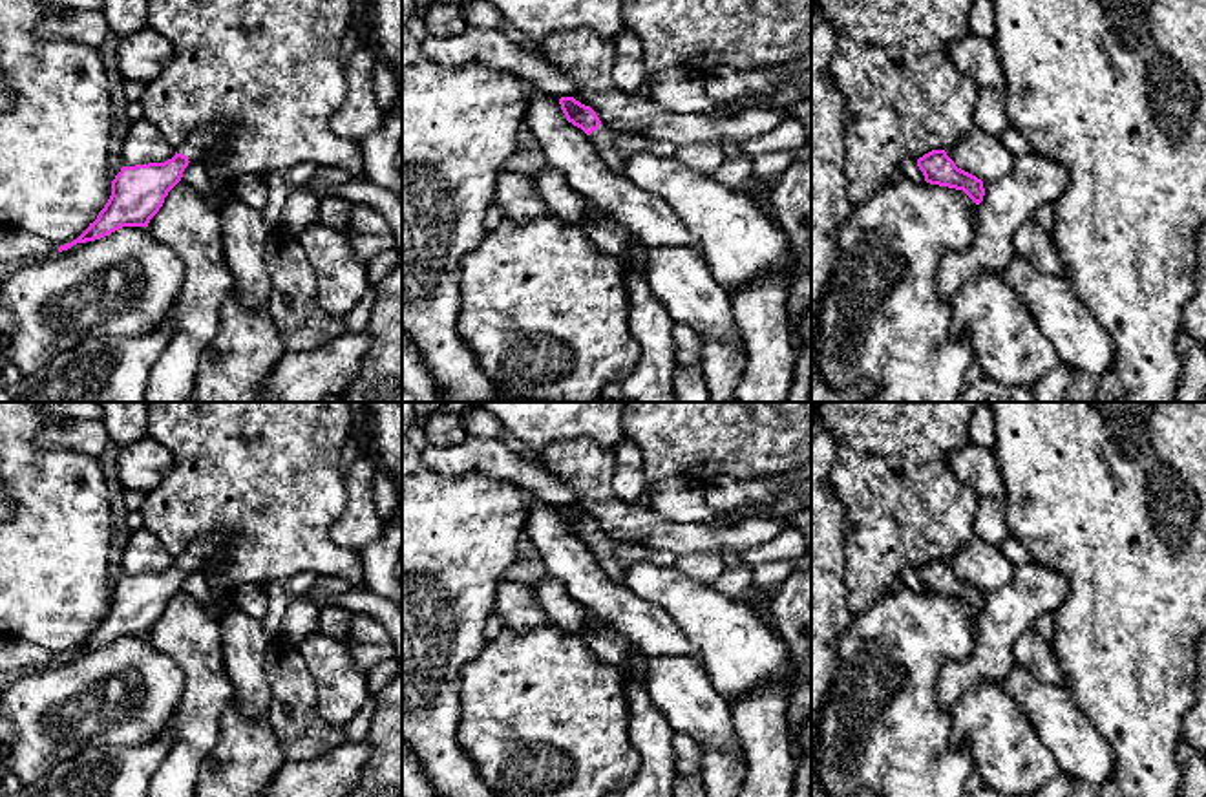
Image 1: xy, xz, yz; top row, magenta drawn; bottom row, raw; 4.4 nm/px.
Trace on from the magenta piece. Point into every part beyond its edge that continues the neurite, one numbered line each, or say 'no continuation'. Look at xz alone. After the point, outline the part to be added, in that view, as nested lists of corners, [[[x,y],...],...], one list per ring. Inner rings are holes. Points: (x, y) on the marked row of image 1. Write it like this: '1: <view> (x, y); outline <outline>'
1: xz (620, 147); outline [[[599,124],[588,139],[599,154],[612,159],[616,172],[623,170],[625,163],[636,154],[654,154],[658,157],[674,157],[676,154],[672,143],[652,141],[634,132],[610,130],[605,124]]]

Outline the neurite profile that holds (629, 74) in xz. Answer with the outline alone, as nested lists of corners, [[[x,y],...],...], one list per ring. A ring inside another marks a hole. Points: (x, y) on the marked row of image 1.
[[[623,29],[614,42],[614,82],[627,93],[640,93],[641,86],[647,82],[649,73],[643,66],[641,42],[630,29]]]

